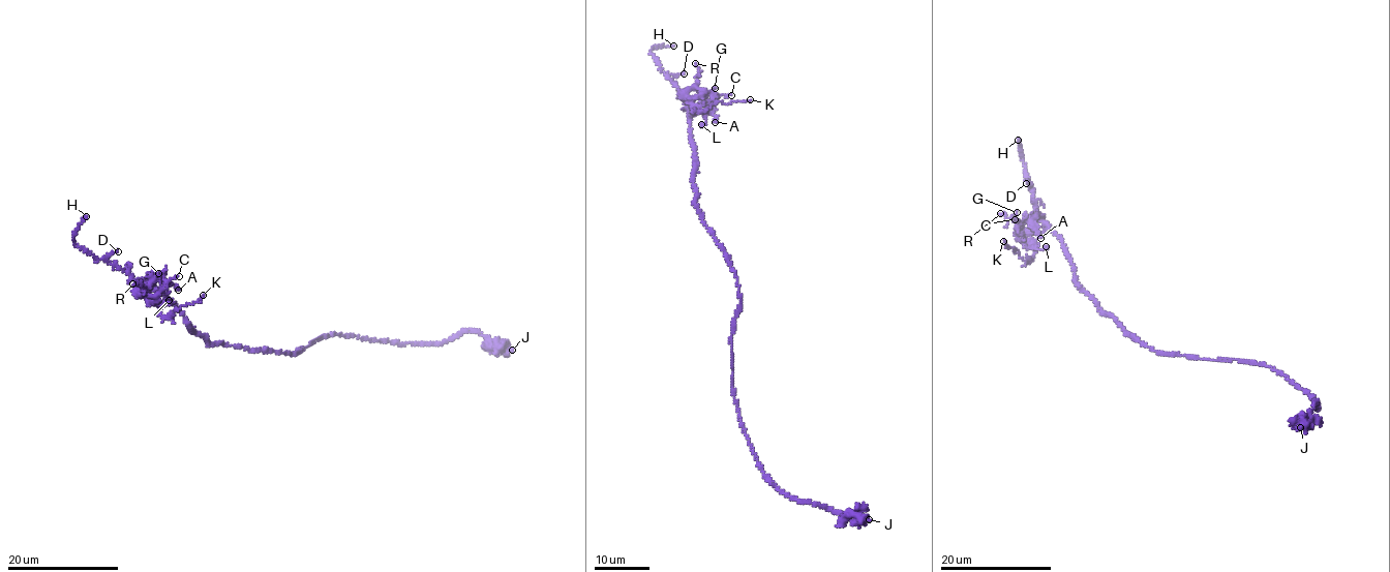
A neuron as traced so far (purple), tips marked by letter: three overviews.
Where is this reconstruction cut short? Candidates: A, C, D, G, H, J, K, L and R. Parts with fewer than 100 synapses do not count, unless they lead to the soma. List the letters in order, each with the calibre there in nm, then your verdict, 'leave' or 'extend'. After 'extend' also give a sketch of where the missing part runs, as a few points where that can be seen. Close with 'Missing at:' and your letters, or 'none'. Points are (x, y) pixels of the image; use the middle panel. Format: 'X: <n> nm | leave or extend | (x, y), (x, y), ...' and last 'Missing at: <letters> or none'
A: 140 nm | leave
C: 120 nm | leave
D: 120 nm | leave
G: 130 nm | leave
H: 200 nm | extend | (673, 46), (709, 41), (767, 55), (794, 54), (817, 46), (825, 38)
J: 220 nm | leave
K: 110 nm | leave
L: 180 nm | leave
R: 150 nm | leave
Missing at: H

